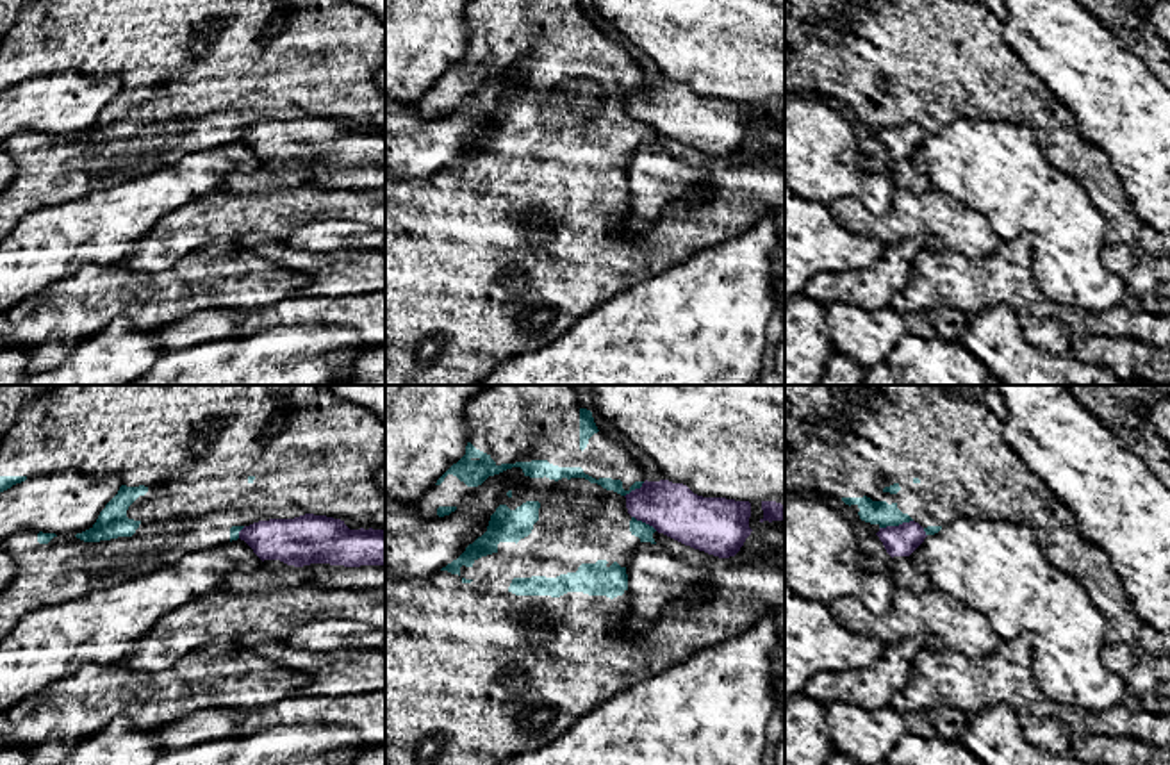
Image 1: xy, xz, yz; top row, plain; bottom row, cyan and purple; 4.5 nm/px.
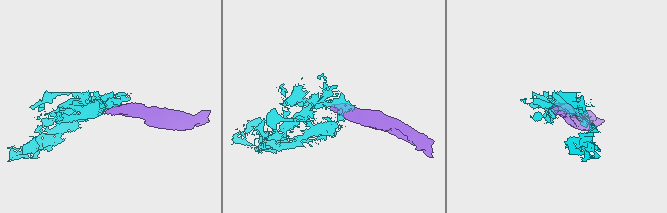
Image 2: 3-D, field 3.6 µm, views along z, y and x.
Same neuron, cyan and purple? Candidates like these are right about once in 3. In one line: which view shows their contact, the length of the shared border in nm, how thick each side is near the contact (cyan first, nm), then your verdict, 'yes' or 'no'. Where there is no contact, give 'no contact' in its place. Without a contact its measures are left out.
meets cyan in yz; contact 160 nm long; 110 nm thick on the cyan side, 140 nm on the other; no

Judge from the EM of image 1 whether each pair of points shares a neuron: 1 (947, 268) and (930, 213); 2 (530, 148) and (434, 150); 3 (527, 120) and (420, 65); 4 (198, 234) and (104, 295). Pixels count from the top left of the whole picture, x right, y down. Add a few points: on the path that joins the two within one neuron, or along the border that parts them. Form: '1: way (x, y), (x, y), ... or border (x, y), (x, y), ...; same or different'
1: border (930, 241), (939, 241), (978, 257); different
2: border (491, 118), (480, 136), (455, 159), (430, 175); different
3: border (466, 41), (466, 52), (418, 102); different
4: border (181, 261), (157, 271), (132, 271), (120, 264); different

